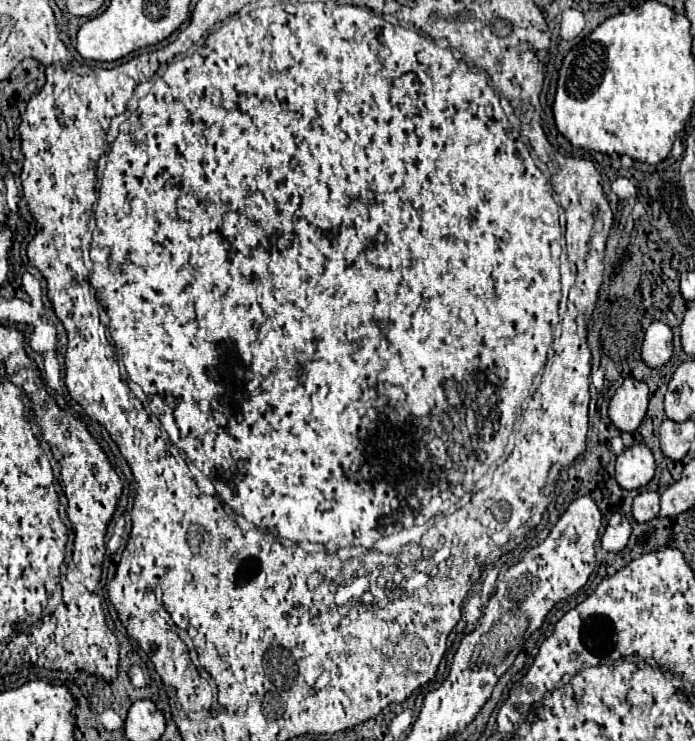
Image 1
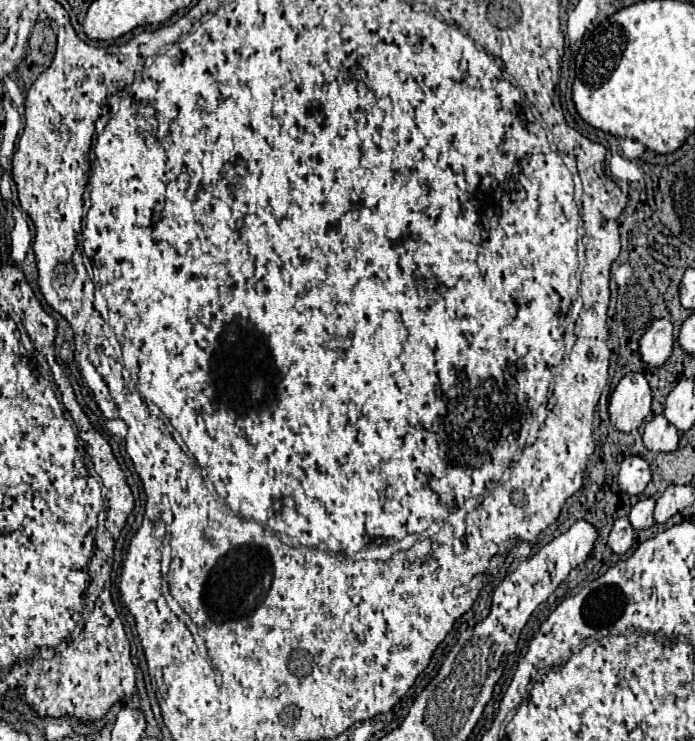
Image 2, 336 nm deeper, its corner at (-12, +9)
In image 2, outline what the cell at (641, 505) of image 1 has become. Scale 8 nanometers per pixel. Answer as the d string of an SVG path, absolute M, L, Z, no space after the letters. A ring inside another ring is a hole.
M648 497L648 499L640 499L632 507L632 511L628 513L628 519L634 529L648 529L654 525L654 505L656 505L656 501L652 497Z

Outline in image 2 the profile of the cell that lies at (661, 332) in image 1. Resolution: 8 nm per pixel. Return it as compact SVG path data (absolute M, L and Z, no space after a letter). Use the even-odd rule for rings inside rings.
M658 319L640 339L640 357L650 367L660 367L674 347L674 327L670 319Z

